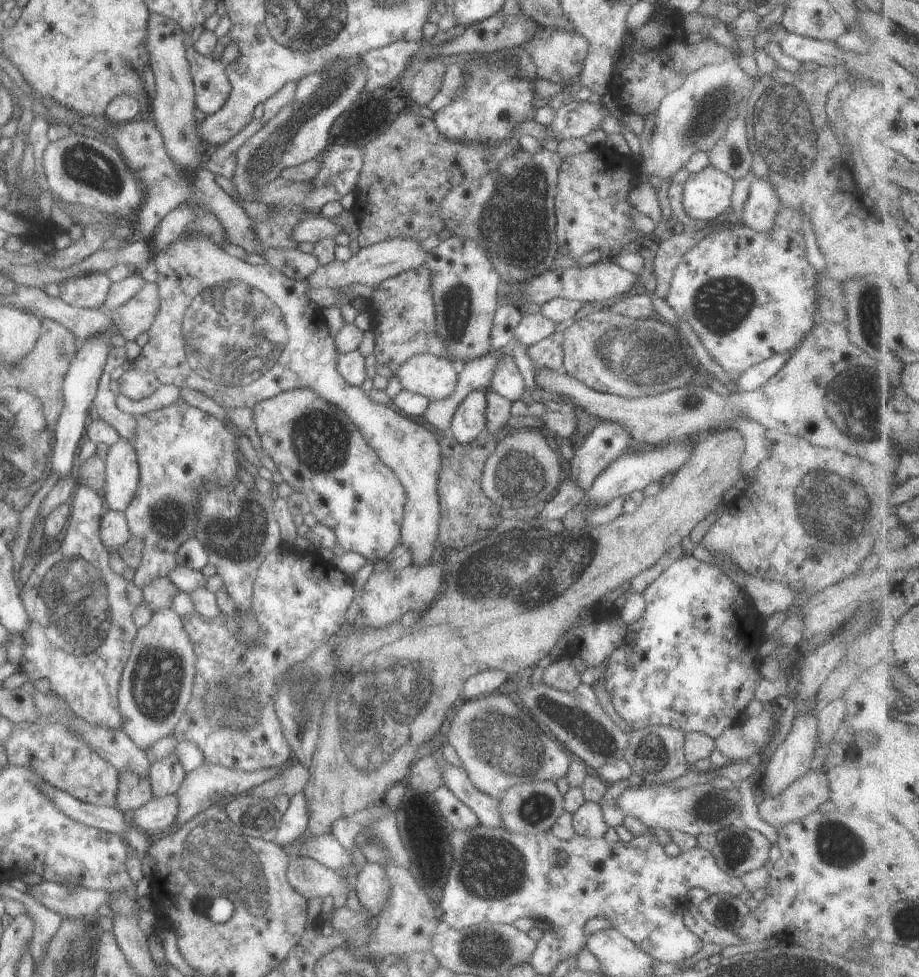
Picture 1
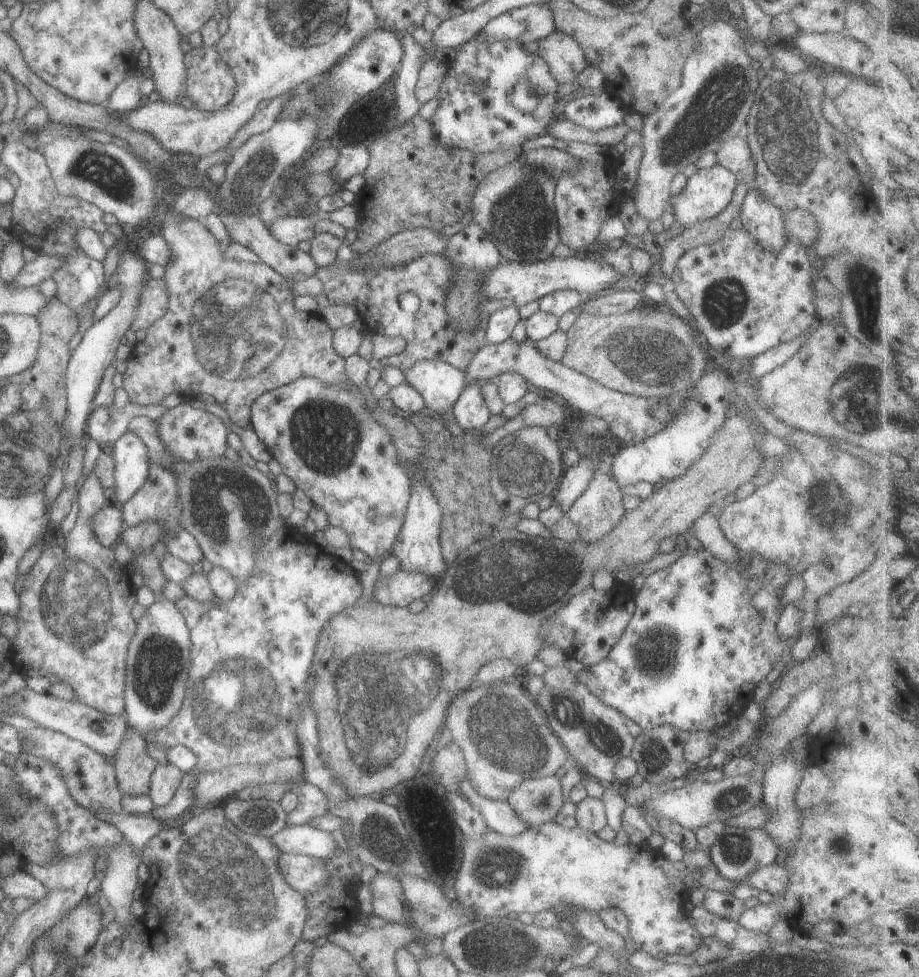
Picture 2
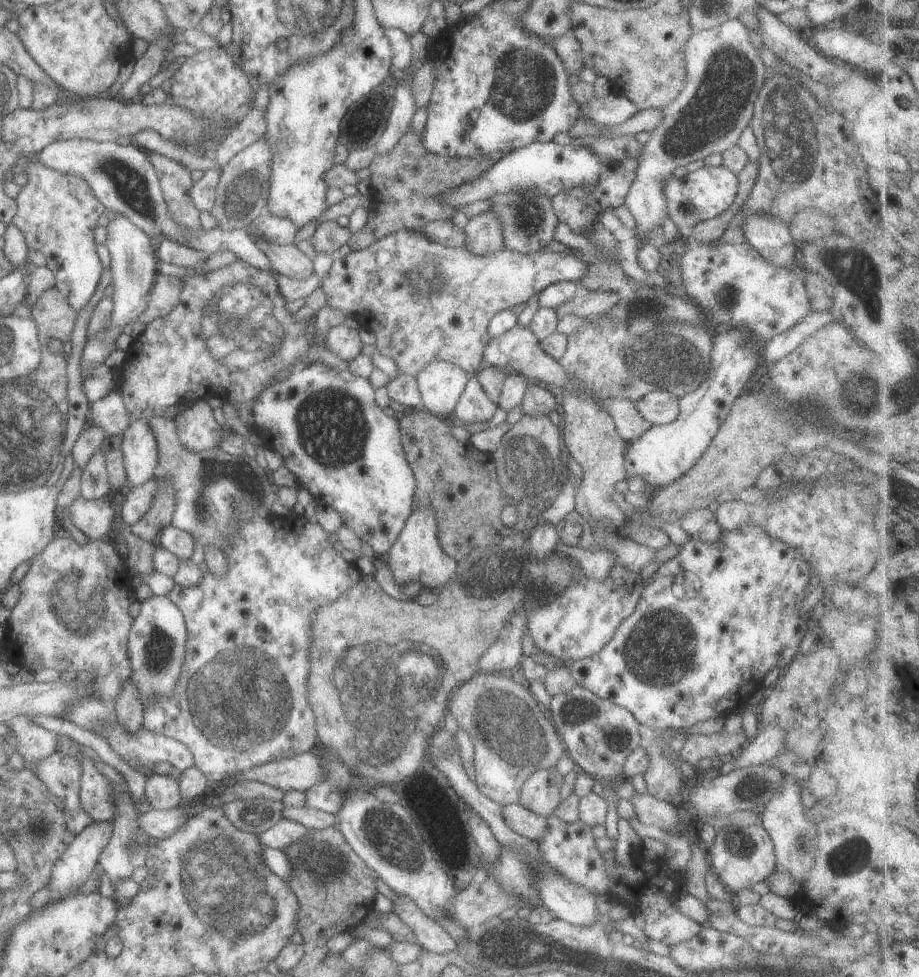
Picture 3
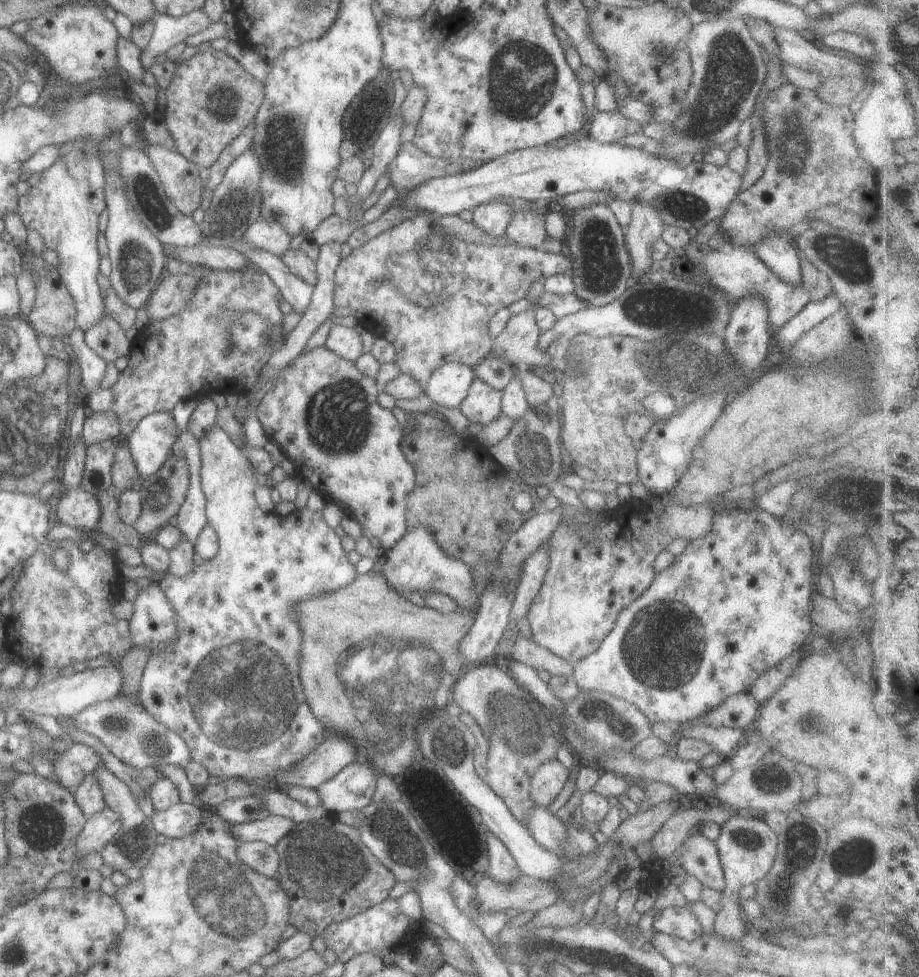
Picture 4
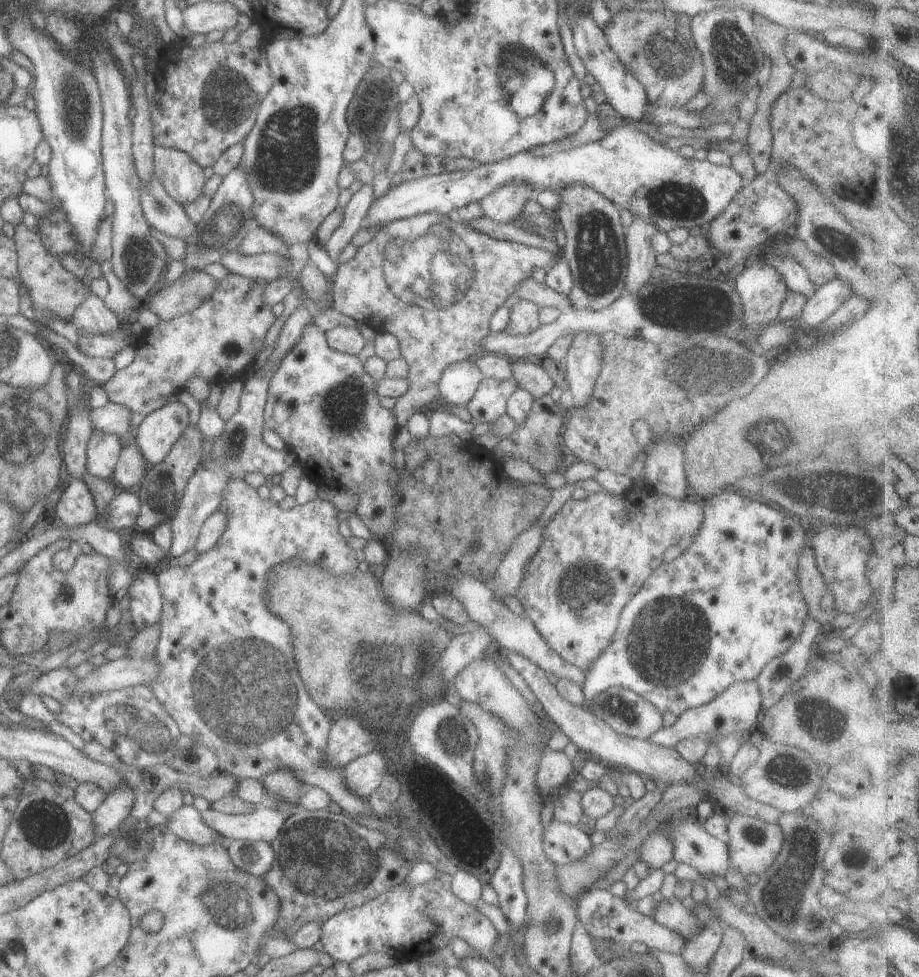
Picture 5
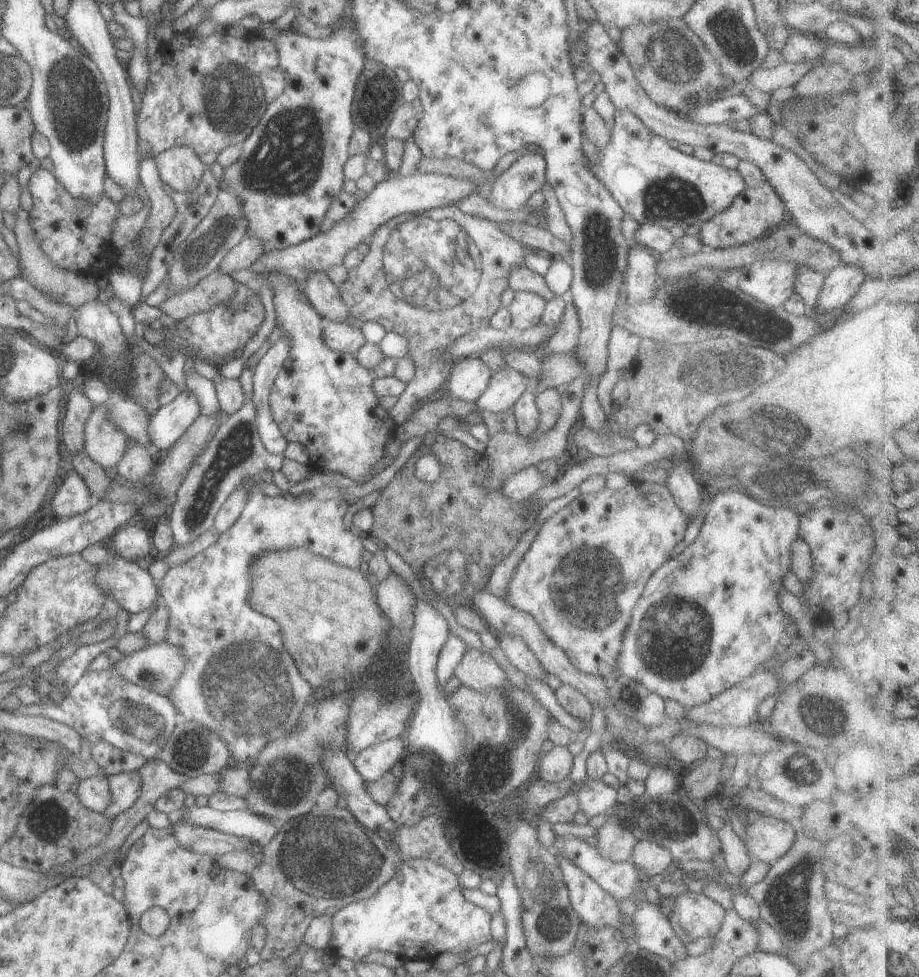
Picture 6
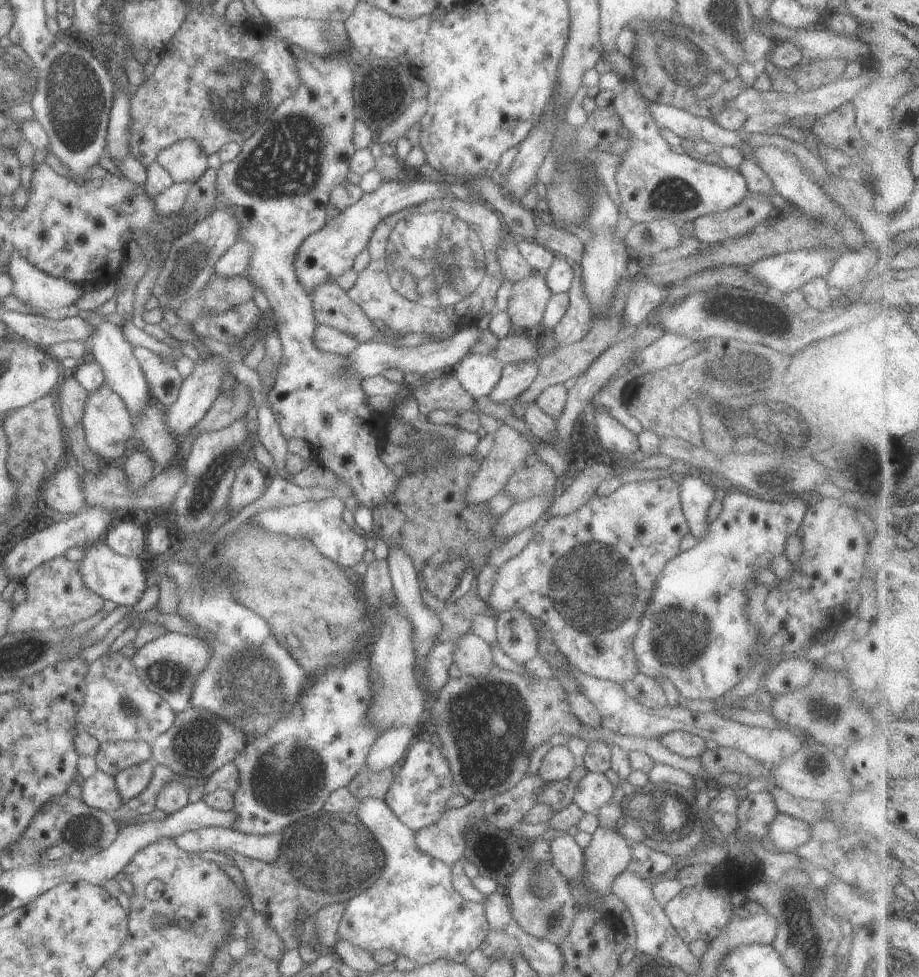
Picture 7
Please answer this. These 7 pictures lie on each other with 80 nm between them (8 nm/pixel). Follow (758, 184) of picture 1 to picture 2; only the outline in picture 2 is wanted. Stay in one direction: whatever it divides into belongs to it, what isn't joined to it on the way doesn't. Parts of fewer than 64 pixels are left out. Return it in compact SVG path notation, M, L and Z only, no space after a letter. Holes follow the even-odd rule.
M754 187L746 190L739 212L743 230L763 250L776 255L788 239L783 229L782 212L766 201Z

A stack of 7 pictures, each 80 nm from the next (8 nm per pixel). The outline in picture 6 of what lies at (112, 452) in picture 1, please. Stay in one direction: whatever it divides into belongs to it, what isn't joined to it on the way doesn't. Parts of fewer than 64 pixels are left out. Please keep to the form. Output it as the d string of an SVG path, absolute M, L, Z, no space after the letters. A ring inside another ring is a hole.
M189 390L178 392L173 400L160 405L150 416L148 439L158 458L200 414L198 398Z

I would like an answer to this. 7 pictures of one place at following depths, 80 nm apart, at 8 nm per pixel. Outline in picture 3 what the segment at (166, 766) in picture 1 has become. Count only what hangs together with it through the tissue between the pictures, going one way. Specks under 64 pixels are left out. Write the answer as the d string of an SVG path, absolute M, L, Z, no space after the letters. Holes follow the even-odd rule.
M148 775L144 795L151 809L168 809L181 804L178 782L166 775Z

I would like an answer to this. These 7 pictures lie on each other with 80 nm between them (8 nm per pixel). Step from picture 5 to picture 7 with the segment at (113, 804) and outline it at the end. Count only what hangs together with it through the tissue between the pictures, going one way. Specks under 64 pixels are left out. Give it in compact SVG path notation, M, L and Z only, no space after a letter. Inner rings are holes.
M149 758L114 774L114 785L122 798L122 802L133 798L147 786L155 765L156 762Z

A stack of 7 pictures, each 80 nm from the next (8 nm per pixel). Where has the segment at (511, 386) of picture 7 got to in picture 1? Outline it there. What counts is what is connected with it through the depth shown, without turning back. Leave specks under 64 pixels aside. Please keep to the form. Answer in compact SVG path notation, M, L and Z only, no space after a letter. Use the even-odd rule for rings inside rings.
M475 389L468 392L455 407L448 428L454 442L472 442L479 437L486 421L486 392Z

